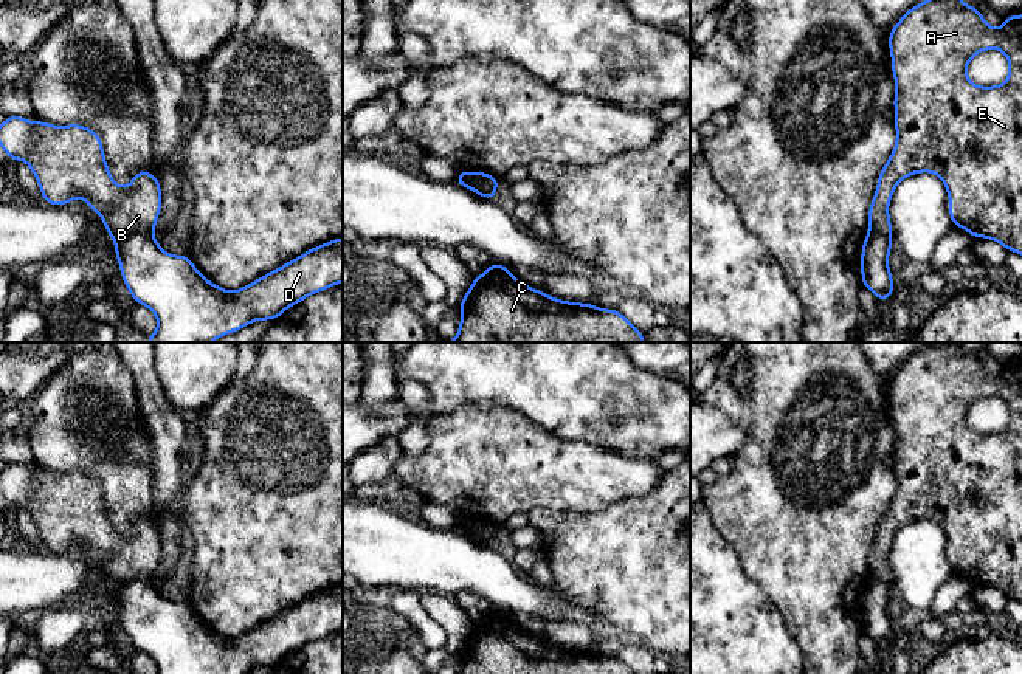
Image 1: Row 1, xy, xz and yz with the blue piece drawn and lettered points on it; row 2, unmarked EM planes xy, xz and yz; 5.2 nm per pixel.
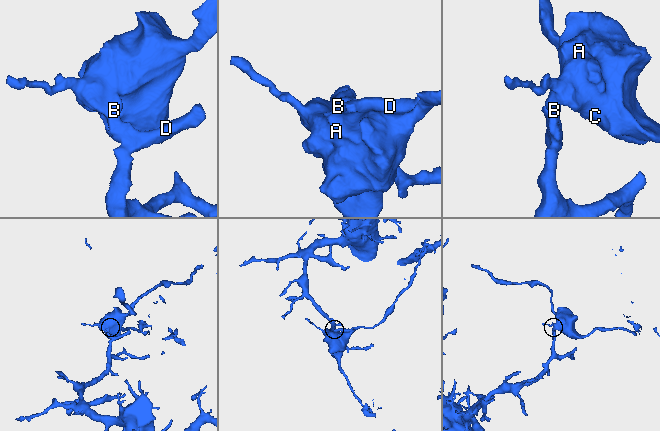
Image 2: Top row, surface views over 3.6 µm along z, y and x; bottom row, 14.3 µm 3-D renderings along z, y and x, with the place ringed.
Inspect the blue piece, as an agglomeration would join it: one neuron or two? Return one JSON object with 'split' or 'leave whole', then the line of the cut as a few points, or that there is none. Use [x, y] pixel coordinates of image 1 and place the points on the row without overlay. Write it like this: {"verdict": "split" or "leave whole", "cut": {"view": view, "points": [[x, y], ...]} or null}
{"verdict": "split", "cut": {"view": "xy", "points": [[151, 580], [129, 580], [115, 588]]}}

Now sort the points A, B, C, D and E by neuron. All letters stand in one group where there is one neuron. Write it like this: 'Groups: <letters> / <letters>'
Groups: A B C E / D

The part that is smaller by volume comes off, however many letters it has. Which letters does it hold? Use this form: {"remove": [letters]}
{"remove": ["A", "B", "C", "E"]}

